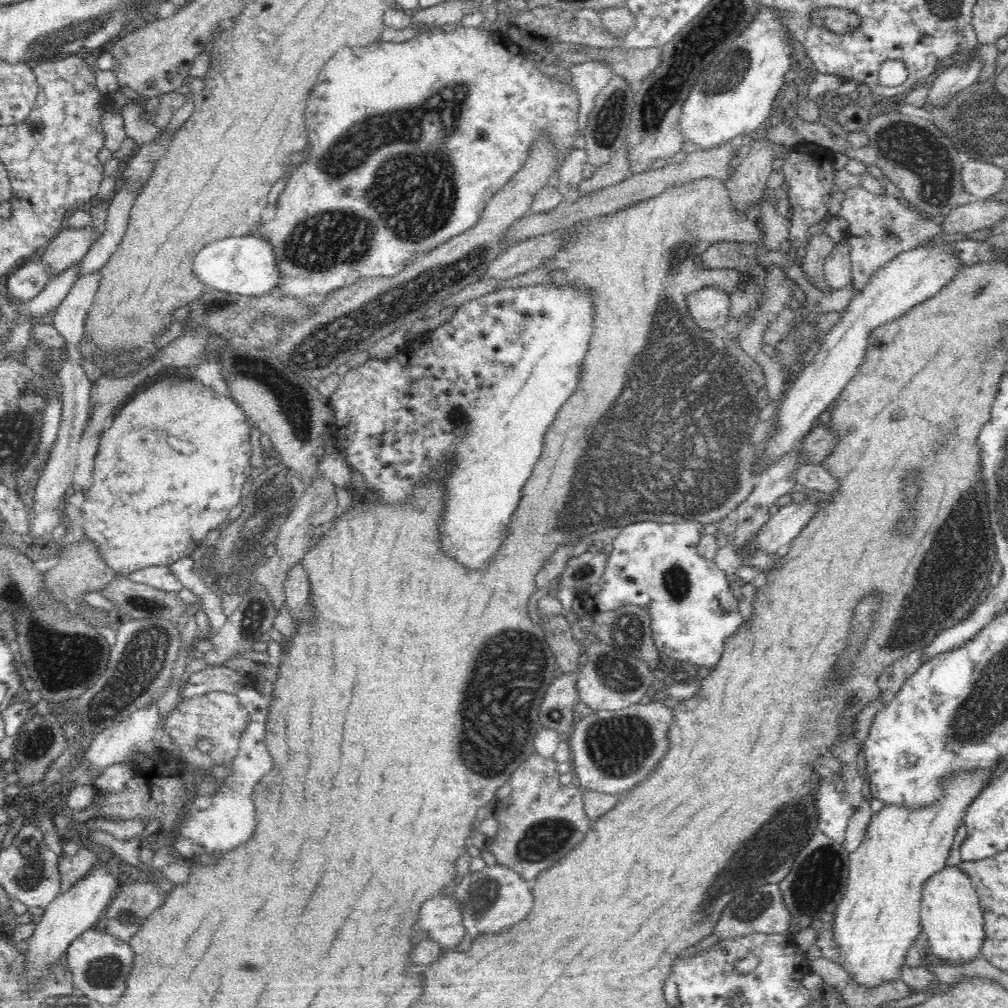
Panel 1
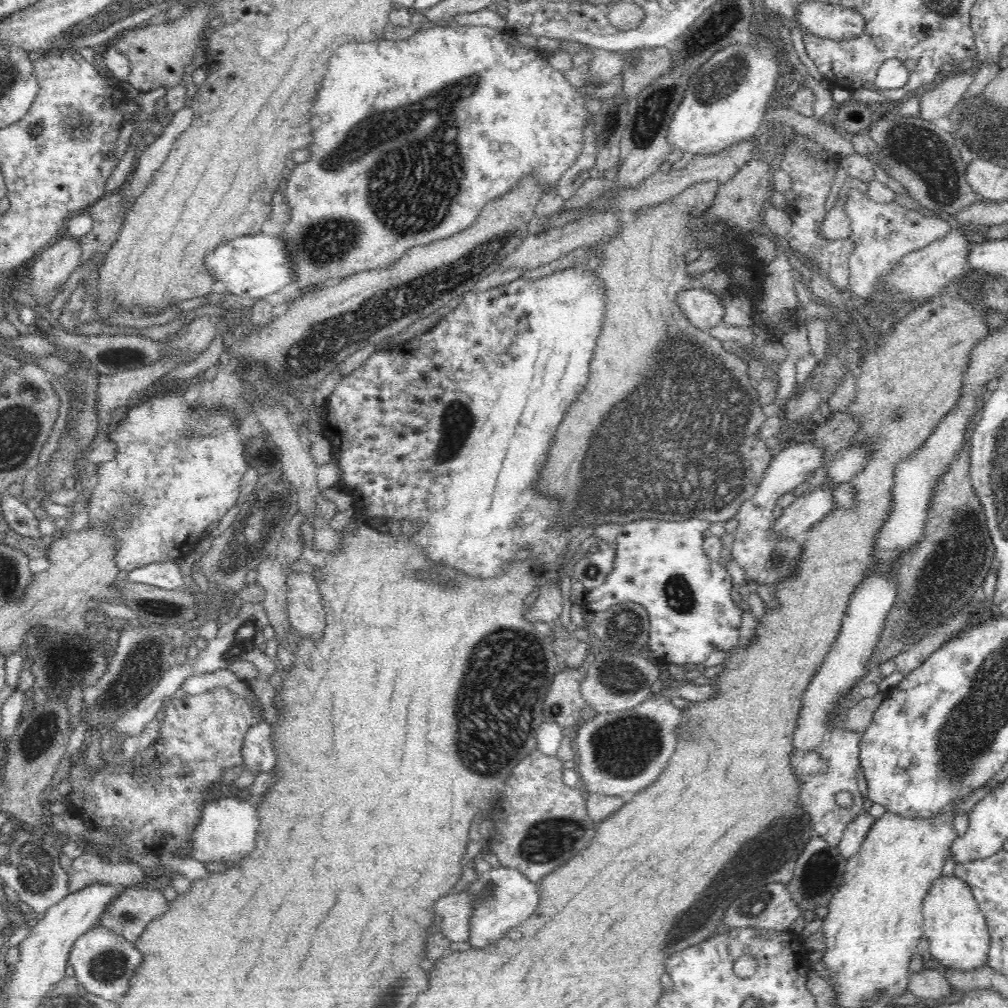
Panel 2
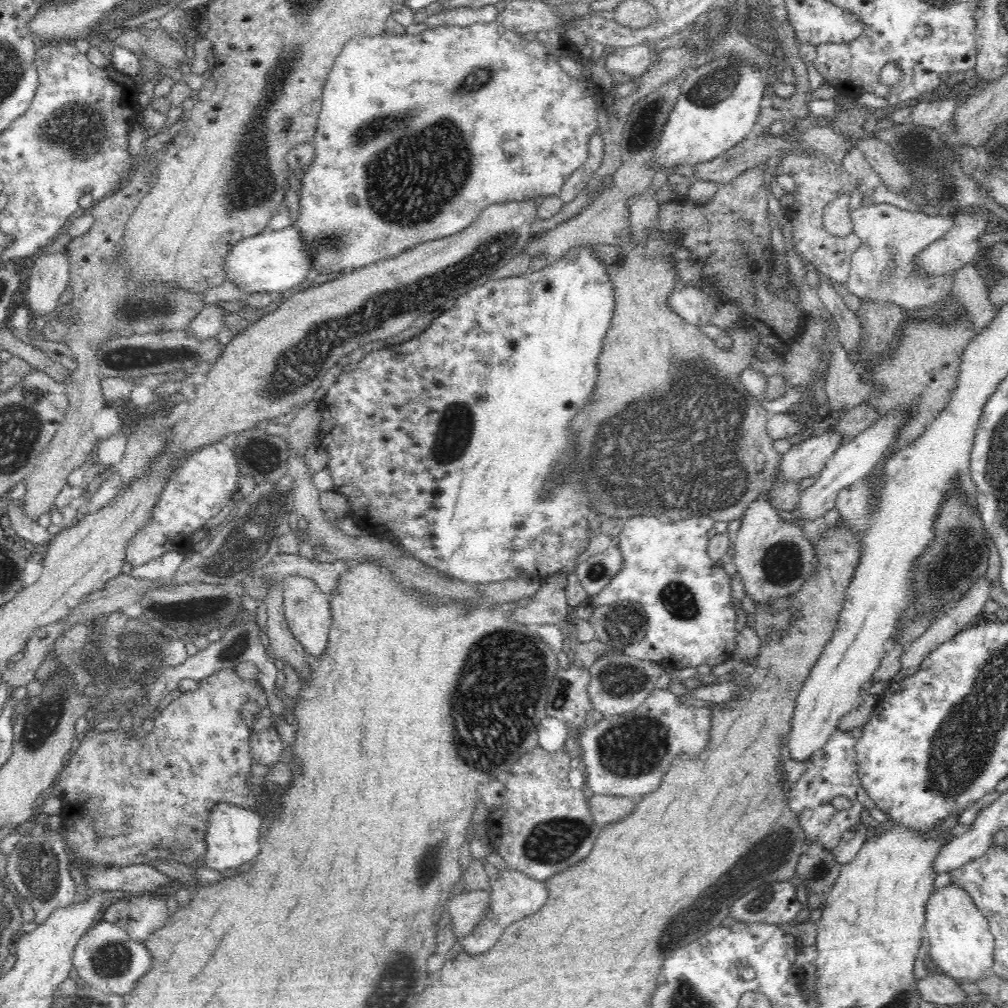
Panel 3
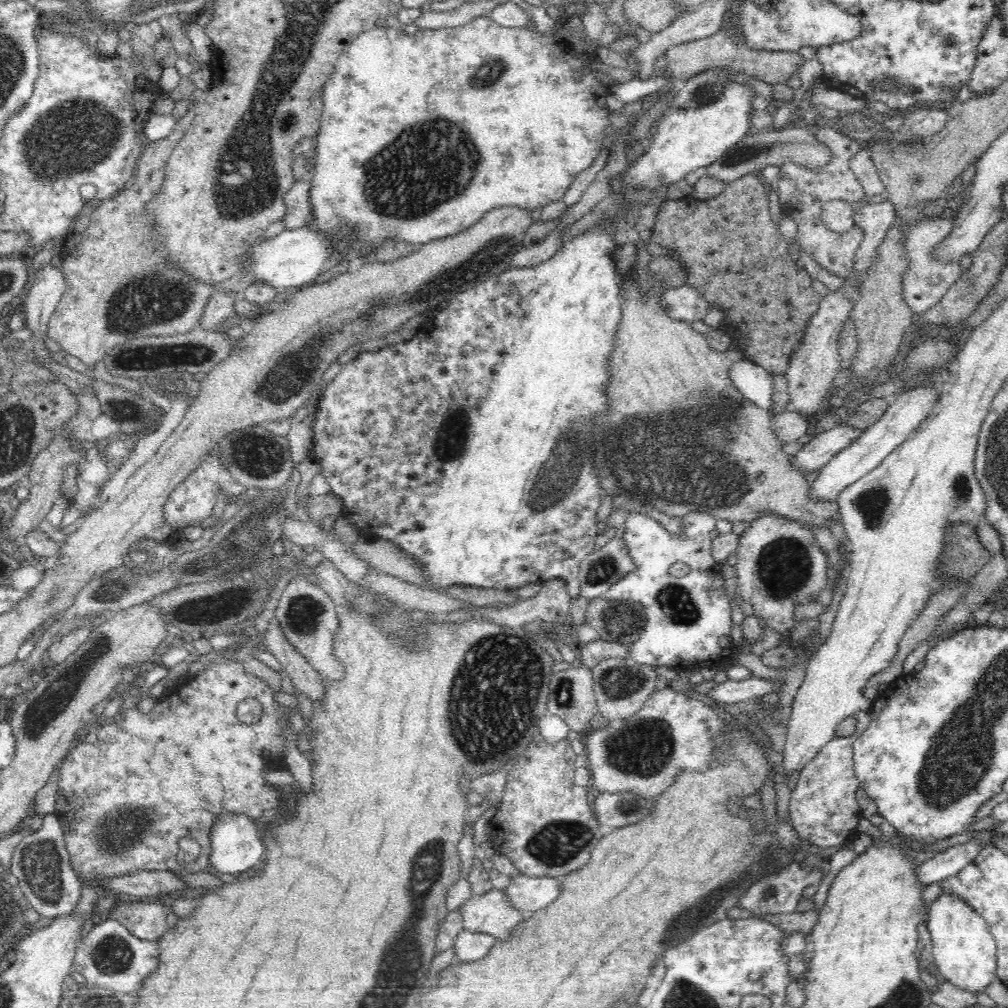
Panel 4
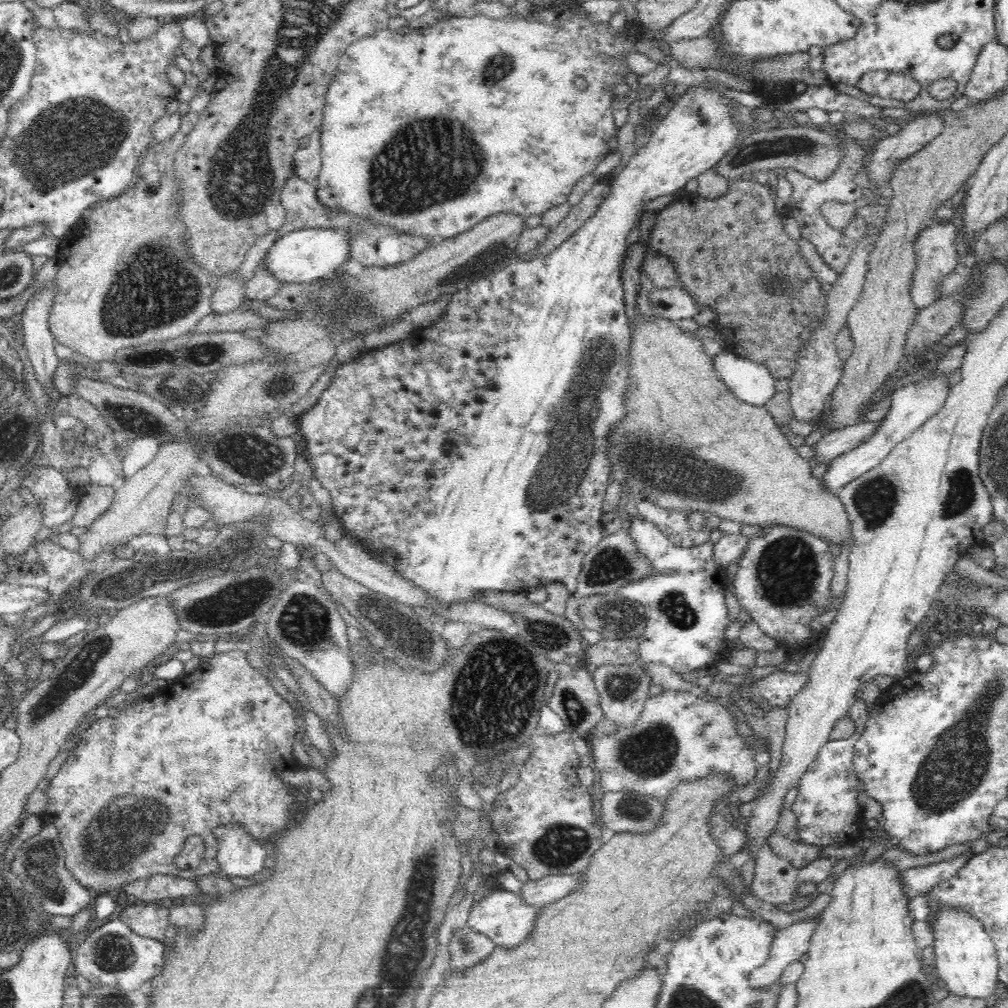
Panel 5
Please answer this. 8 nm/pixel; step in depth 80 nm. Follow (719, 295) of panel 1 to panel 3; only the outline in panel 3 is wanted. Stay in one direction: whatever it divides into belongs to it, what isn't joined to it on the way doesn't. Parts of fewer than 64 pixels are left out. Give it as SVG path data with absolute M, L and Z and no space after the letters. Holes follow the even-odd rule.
M696 285L674 289L668 298L672 311L686 323L697 327L712 323L718 303L706 290Z

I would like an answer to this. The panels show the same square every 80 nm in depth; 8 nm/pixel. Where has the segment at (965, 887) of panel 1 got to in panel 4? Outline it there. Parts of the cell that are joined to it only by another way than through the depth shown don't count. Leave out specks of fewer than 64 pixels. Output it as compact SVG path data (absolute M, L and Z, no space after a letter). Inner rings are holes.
M940 893L928 911L927 929L932 936L932 954L940 979L975 995L982 993L996 977L997 945L986 921L954 893Z

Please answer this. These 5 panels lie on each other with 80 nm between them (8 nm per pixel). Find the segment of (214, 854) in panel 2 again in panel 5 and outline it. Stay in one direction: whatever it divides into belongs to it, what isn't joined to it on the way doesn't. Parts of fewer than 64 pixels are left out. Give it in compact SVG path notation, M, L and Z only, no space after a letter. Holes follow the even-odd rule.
M224 824L213 831L213 836L220 843L217 861L224 876L246 879L264 870L265 847L253 840L246 828Z

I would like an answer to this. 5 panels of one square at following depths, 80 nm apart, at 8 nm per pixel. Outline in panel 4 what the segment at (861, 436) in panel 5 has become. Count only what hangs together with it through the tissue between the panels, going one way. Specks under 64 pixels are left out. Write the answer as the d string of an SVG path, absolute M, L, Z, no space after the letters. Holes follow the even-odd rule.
M842 424L815 434L801 450L794 454L792 465L802 473L820 471L834 456L845 449L863 430Z

